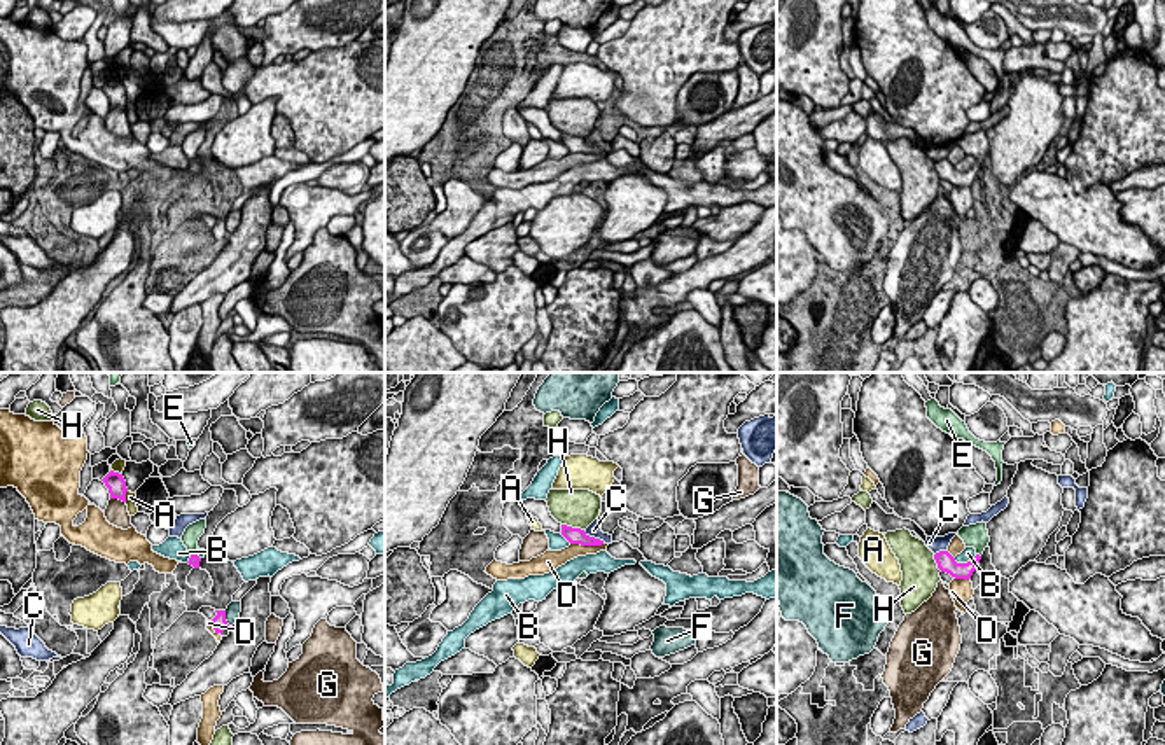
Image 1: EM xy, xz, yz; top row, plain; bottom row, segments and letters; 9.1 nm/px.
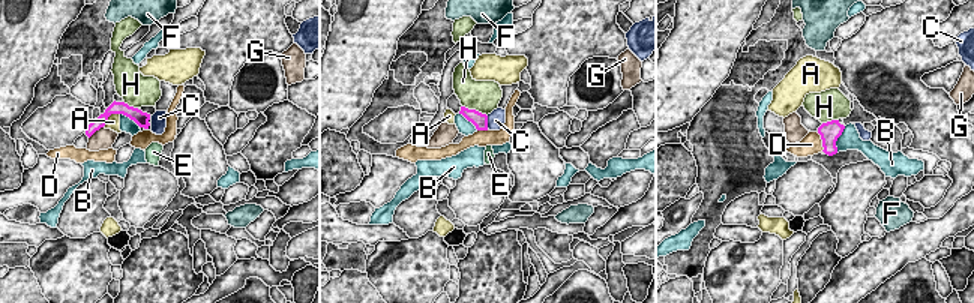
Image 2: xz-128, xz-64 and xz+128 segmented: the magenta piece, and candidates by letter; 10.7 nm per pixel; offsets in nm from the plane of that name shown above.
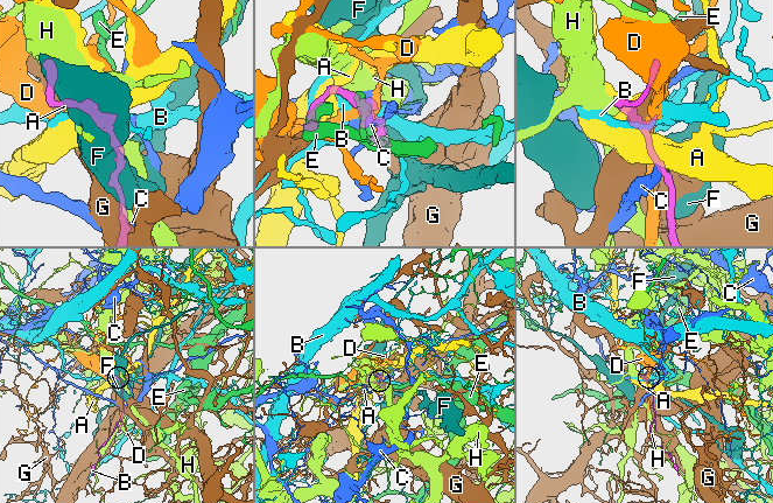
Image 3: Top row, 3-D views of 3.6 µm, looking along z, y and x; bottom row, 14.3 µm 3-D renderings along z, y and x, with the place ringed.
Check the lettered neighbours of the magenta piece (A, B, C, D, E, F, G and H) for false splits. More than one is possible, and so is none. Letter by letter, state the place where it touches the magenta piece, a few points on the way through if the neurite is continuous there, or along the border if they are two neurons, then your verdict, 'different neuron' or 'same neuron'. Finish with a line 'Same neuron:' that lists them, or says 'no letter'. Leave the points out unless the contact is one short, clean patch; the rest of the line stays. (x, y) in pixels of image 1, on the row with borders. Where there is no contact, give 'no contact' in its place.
A: meets magenta in xy at (125, 495); different neuron
B: meets magenta in yz at (964, 563); different neuron
C: meets magenta in xz at (593, 537); border along xz (583, 530), (604, 541); different neuron
D: meets magenta in xz at (586, 544); different neuron
E: meets magenta in yz at (978, 555); runs through yz (959, 570), (964, 570), (978, 555), (978, 539), (975, 536); same neuron
F: meets magenta in xy at (224, 618); border along xy (224, 611), (224, 619), (230, 625); different neuron
G: meets magenta in xy at (118, 497); different neuron
H: meets magenta in xz at (572, 529); different neuron
Same neuron: E

